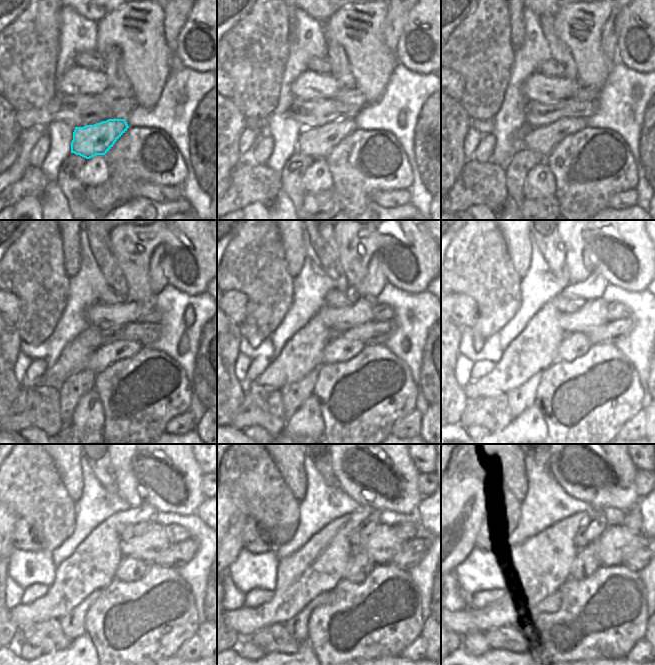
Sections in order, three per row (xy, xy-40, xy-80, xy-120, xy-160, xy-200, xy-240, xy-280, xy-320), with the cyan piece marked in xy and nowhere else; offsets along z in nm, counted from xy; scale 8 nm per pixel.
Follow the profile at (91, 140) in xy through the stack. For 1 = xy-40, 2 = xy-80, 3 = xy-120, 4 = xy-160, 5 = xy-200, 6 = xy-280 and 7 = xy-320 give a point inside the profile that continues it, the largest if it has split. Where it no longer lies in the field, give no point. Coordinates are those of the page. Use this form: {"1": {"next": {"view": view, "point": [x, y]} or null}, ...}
{"1": {"next": {"view": "xy-40", "point": [317, 142]}}, "2": {"next": {"view": "xy-80", "point": [542, 139]}}, "3": {"next": {"view": "xy-120", "point": [106, 355]}}, "4": {"next": {"view": "xy-160", "point": [339, 349]}}, "5": {"next": {"view": "xy-200", "point": [574, 345]}}, "6": {"next": {"view": "xy-280", "point": [359, 566]}}, "7": {"next": {"view": "xy-320", "point": [587, 561]}}}

